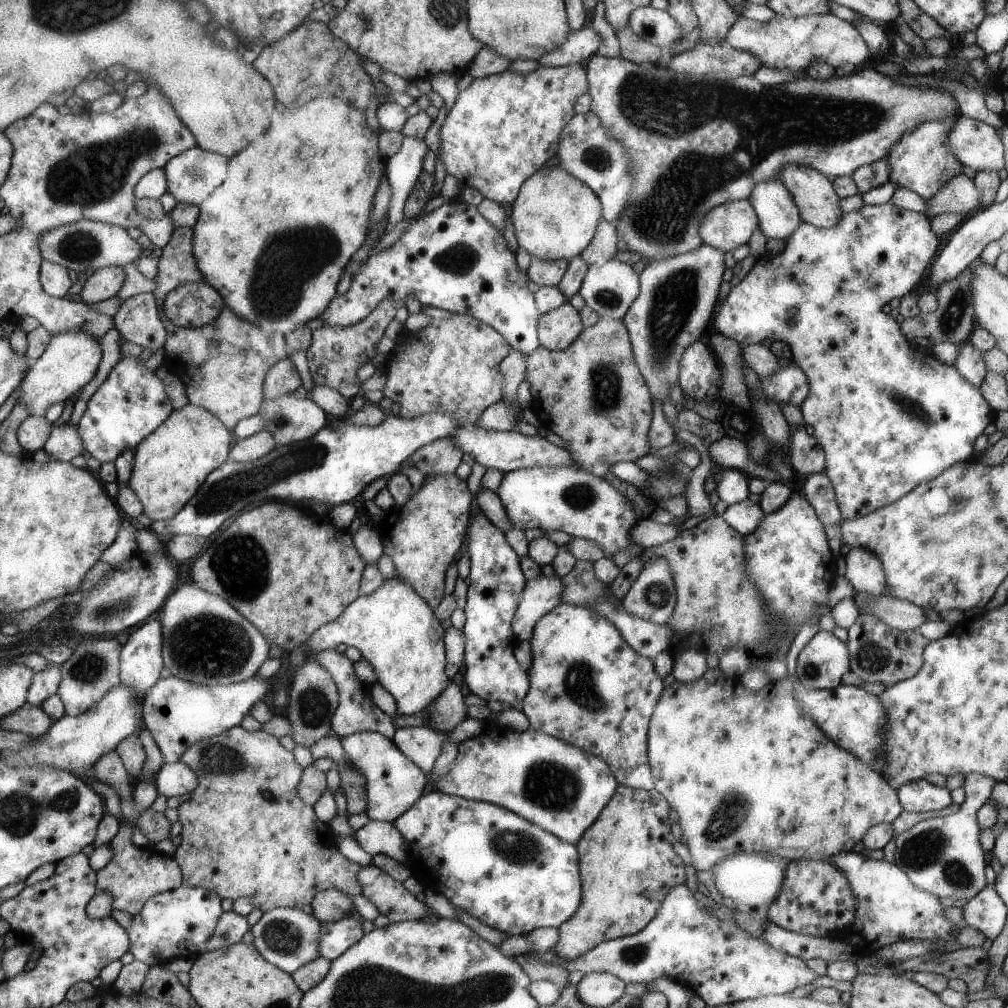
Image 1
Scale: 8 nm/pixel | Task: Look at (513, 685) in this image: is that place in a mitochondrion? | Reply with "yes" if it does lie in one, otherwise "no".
no

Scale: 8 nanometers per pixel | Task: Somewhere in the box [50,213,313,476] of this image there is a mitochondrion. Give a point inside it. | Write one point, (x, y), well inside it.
(78, 246)

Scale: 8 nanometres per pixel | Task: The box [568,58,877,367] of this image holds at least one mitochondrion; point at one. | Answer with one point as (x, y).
(597, 158)

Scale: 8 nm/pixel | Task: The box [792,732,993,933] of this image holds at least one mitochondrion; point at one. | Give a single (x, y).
(927, 852)

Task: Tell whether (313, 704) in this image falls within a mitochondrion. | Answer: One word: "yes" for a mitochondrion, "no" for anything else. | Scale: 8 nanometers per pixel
yes

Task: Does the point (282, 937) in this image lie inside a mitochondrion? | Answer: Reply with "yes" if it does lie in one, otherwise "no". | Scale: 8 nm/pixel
yes

